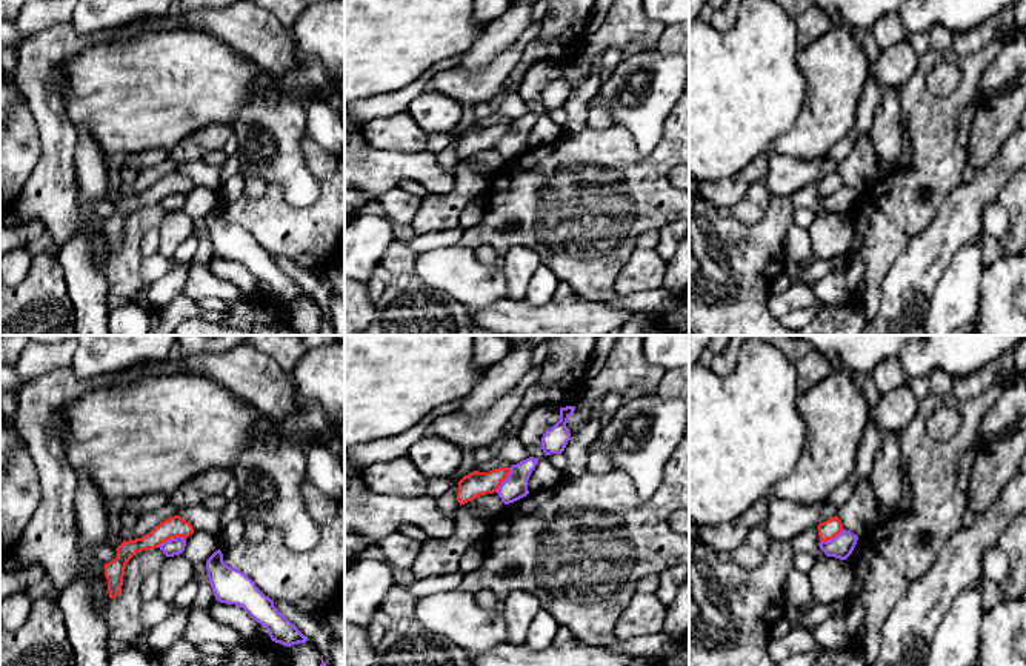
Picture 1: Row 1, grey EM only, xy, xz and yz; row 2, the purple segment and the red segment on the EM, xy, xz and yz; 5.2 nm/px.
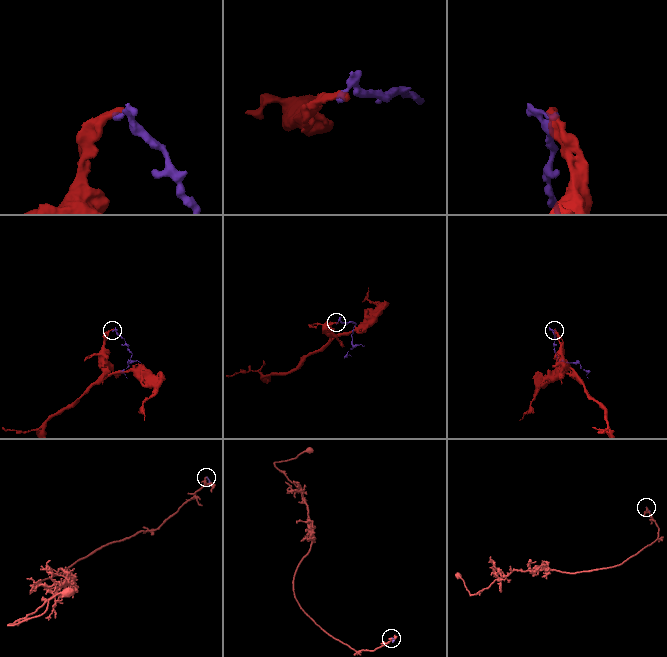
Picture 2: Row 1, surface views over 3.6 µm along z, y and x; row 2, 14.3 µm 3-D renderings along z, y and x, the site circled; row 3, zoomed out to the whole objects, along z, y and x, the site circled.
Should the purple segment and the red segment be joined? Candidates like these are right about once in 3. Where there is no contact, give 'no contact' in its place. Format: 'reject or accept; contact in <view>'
reject; contact in xy

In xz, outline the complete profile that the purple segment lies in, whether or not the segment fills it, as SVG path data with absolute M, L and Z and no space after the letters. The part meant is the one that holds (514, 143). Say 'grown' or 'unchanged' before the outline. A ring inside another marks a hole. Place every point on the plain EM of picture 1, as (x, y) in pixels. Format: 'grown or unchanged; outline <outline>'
unchanged; outline M529 112L511 122L511 128L498 142L498 152L505 160L514 158L529 149L528 135L535 125L538 114Z

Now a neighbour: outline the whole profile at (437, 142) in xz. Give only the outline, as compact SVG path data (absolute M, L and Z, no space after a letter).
M452 131L448 132L437 132L437 134L431 134L428 137L428 146L426 151L431 154L438 154L440 151L443 151L446 146L449 146L454 140L454 134Z

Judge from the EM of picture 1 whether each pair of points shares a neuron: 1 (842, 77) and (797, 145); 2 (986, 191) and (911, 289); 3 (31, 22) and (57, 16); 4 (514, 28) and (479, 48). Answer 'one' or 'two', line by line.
1: one
2: one
3: one
4: one

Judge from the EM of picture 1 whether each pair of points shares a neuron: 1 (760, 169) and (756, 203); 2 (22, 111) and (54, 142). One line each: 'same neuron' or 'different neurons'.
1: different neurons
2: different neurons

